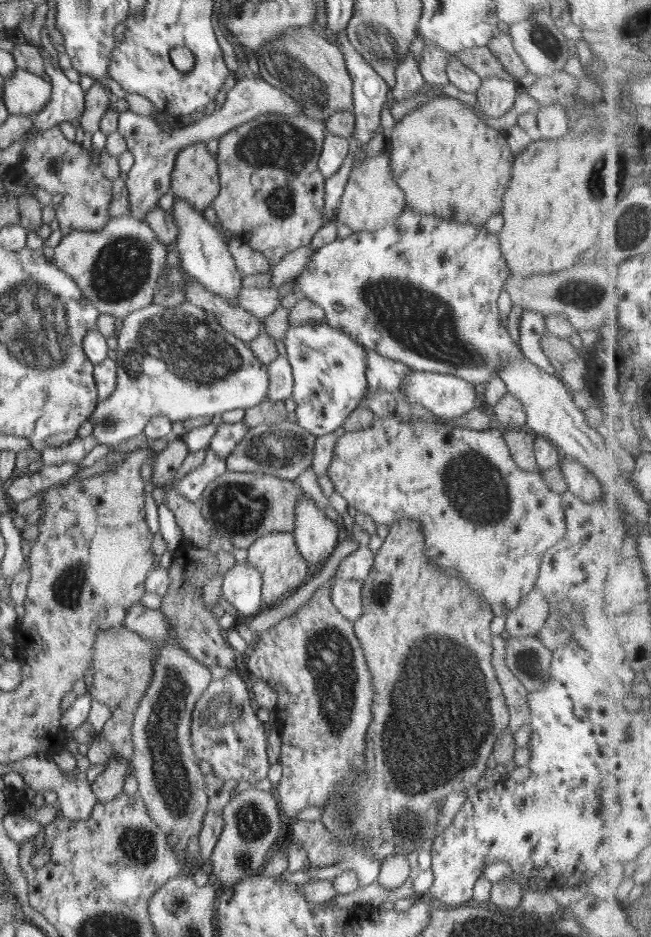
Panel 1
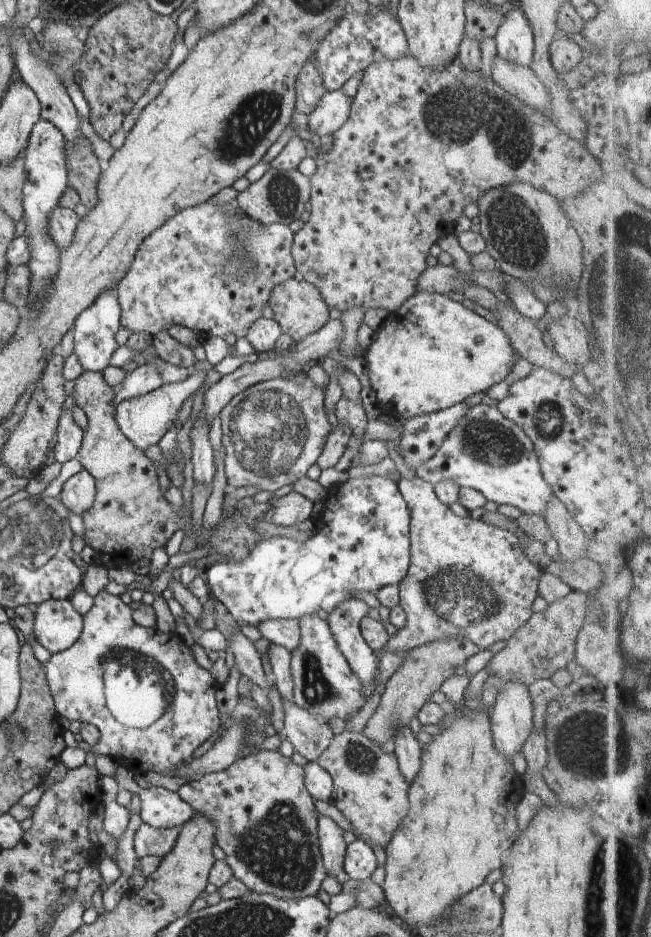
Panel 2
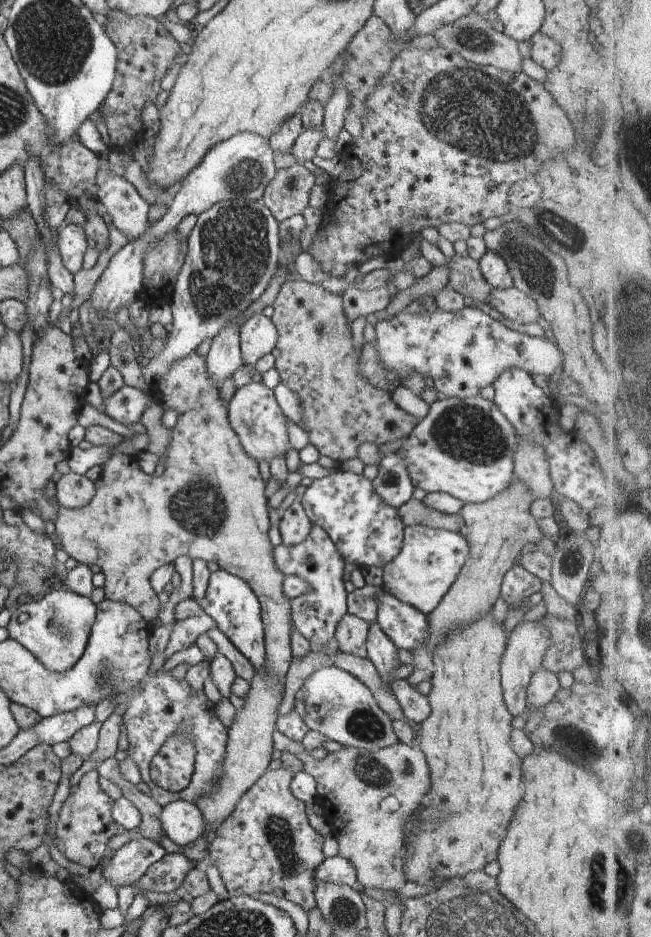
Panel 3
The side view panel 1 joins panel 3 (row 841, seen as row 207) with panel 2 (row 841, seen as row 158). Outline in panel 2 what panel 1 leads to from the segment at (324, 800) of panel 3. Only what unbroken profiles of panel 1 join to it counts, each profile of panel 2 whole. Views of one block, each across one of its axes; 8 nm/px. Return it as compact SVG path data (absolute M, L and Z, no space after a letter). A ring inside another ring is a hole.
M344 730L333 736L317 763L332 777L333 805L350 822L352 832L371 847L385 848L409 809L407 792L410 784L399 771L394 753L385 751L363 732Z

